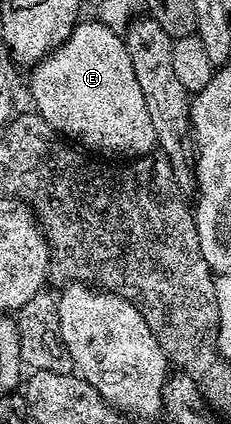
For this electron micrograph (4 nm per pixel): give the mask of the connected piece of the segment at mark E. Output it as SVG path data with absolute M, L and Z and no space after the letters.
M83 20L75 25L72 35L49 57L33 66L30 77L30 93L34 96L33 108L63 138L85 147L99 149L102 153L119 153L122 159L137 159L155 152L158 140L148 107L144 103L144 91L136 83L136 71L132 69L132 59L126 50L126 42L118 37L111 26L103 21Z

